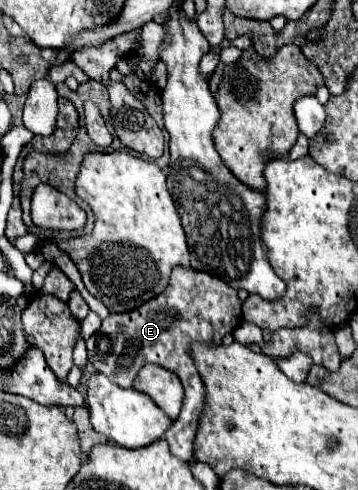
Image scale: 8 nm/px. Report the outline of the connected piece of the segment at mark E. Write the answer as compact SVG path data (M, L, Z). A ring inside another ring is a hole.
M175 267L171 273L169 287L143 303L141 307L127 313L113 313L103 319L101 329L95 333L95 341L87 341L91 365L115 381L119 387L131 387L139 369L147 363L161 365L173 371L183 383L184 397L177 421L167 429L167 441L171 453L183 461L193 457L193 439L197 423L205 407L205 383L197 367L193 367L191 345L209 343L219 345L221 339L241 323L241 301L237 291L217 277L191 267Z

